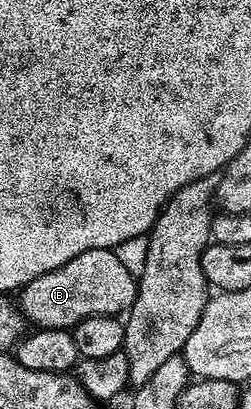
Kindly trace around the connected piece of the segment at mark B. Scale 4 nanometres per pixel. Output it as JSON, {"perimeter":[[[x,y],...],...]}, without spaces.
{"perimeter":[[[93,248],[89,252],[81,252],[81,256],[73,256],[73,260],[69,260],[61,268],[29,280],[29,284],[25,284],[18,291],[17,305],[24,319],[32,327],[41,330],[45,328],[71,330],[78,322],[89,316],[119,316],[130,310],[135,299],[136,285],[136,275],[131,274],[129,268],[121,264],[121,260],[117,260],[114,249]]]}

